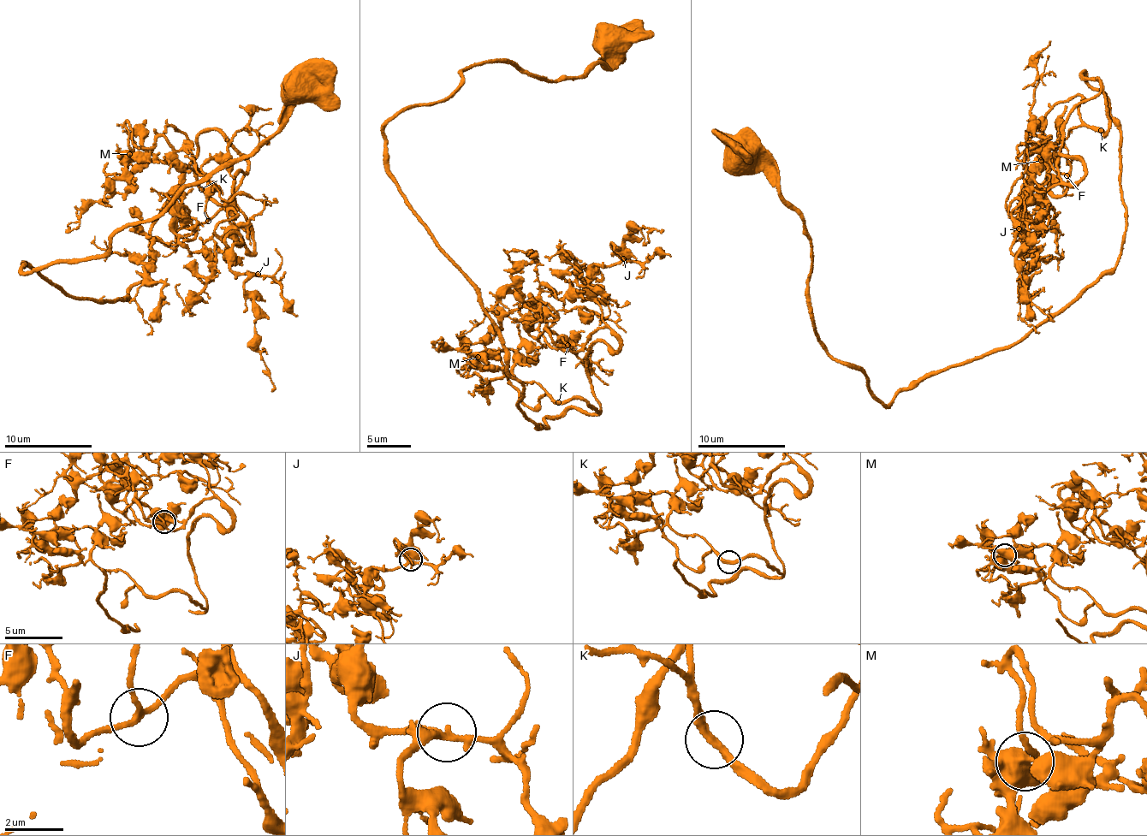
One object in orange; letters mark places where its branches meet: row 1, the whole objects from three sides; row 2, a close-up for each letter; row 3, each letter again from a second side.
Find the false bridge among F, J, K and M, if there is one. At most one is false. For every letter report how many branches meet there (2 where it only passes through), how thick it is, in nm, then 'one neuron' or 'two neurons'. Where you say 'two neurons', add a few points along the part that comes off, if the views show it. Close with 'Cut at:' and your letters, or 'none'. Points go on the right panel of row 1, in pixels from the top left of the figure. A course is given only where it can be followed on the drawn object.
F: 3 | 190 nm | one neuron
J: 3 | 240 nm | one neuron
K: 2 | 280 nm | one neuron
M: 2 | 550 nm | one neuron
Cut at: none

